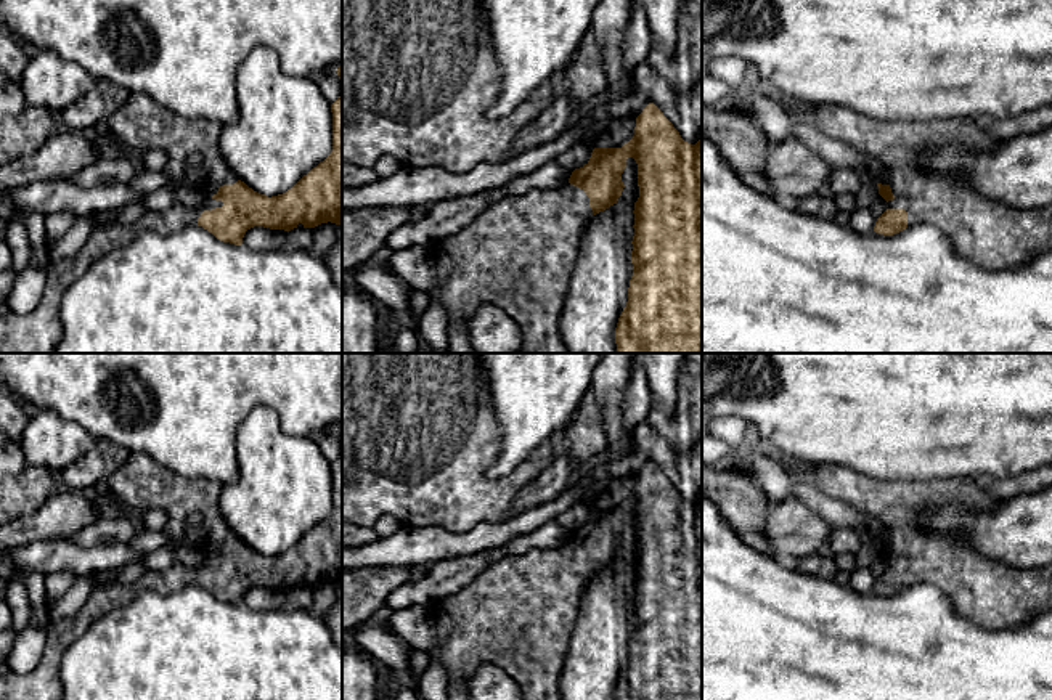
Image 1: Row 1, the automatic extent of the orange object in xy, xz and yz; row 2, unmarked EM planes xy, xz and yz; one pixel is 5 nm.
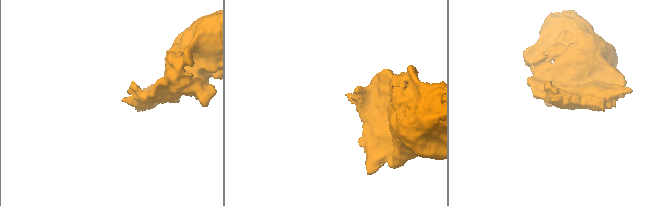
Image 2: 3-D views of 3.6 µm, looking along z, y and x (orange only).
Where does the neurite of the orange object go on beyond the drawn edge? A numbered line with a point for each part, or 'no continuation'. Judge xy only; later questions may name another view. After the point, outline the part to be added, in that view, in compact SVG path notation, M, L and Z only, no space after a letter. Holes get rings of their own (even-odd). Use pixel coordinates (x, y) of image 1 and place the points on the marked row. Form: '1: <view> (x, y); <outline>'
1: xy (142, 124); M141 92L130 93L127 103L106 120L103 127L106 140L111 146L128 151L164 151L169 157L162 170L167 188L190 185L186 177L190 157L198 154L206 172L199 188L204 206L175 204L167 214L151 212L130 225L104 223L95 228L75 255L50 263L42 300L34 311L27 315L8 311L0 316L0 353L53 353L63 337L61 300L98 258L127 244L141 231L196 226L204 210L223 206L212 196L220 186L233 185L239 178L220 154L222 127L217 120L181 117Z

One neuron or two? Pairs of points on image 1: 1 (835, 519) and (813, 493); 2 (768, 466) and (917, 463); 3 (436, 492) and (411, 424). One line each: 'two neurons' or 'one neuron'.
1: one neuron
2: two neurons
3: one neuron

